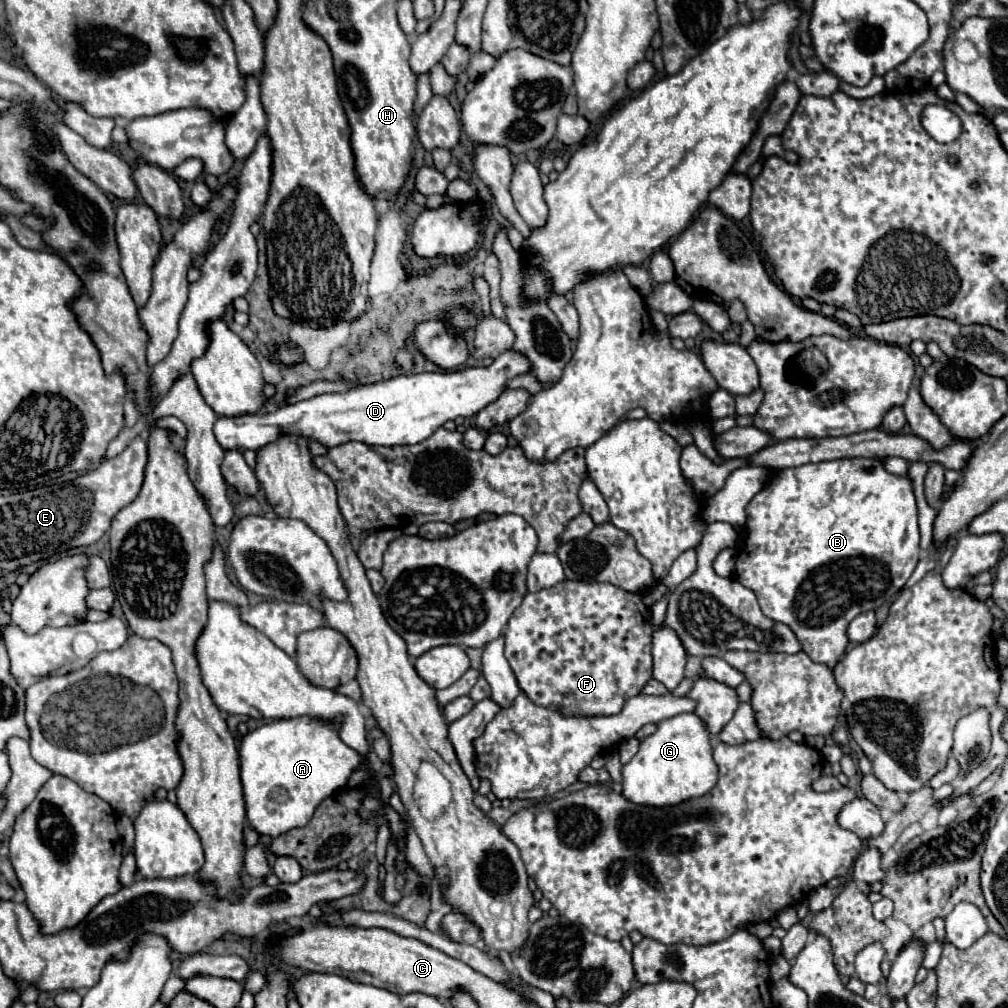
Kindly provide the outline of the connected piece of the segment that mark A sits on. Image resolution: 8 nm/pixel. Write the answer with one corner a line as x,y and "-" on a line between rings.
342,715
334,719
318,719
318,717
294,717
294,719
278,719
272,723
266,723
254,731
250,731
240,741
240,771
242,771
242,787
244,787
244,799
246,799
246,815
248,825
254,827
260,835
278,837
294,827
304,827
316,807
334,791
346,787
350,775
366,761
364,755
348,747
340,739
340,727
342,727

